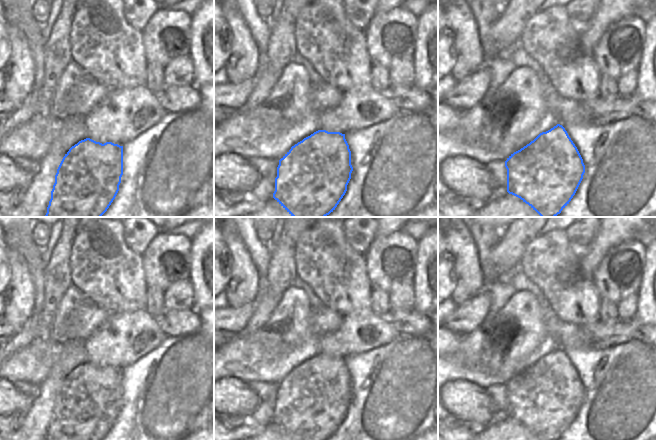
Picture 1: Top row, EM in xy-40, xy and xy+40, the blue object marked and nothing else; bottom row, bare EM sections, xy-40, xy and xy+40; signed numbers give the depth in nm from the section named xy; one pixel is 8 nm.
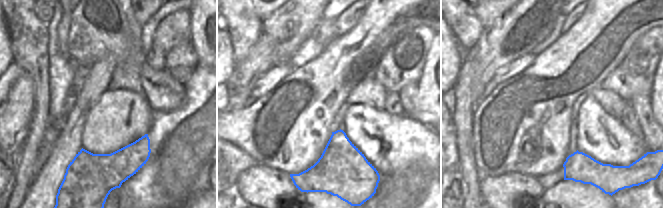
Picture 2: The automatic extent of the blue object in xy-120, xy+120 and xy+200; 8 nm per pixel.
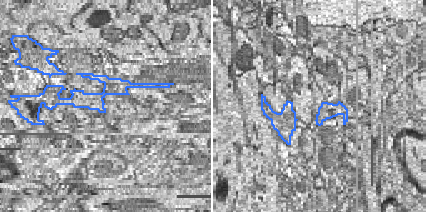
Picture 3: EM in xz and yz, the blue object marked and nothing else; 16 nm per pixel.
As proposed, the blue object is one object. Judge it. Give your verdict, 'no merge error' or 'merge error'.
merge error

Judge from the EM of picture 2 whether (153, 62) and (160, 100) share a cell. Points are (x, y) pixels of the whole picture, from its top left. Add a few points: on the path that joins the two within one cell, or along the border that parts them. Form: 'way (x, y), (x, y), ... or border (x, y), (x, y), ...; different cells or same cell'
border (145, 62), (155, 69), (163, 70); different cells

